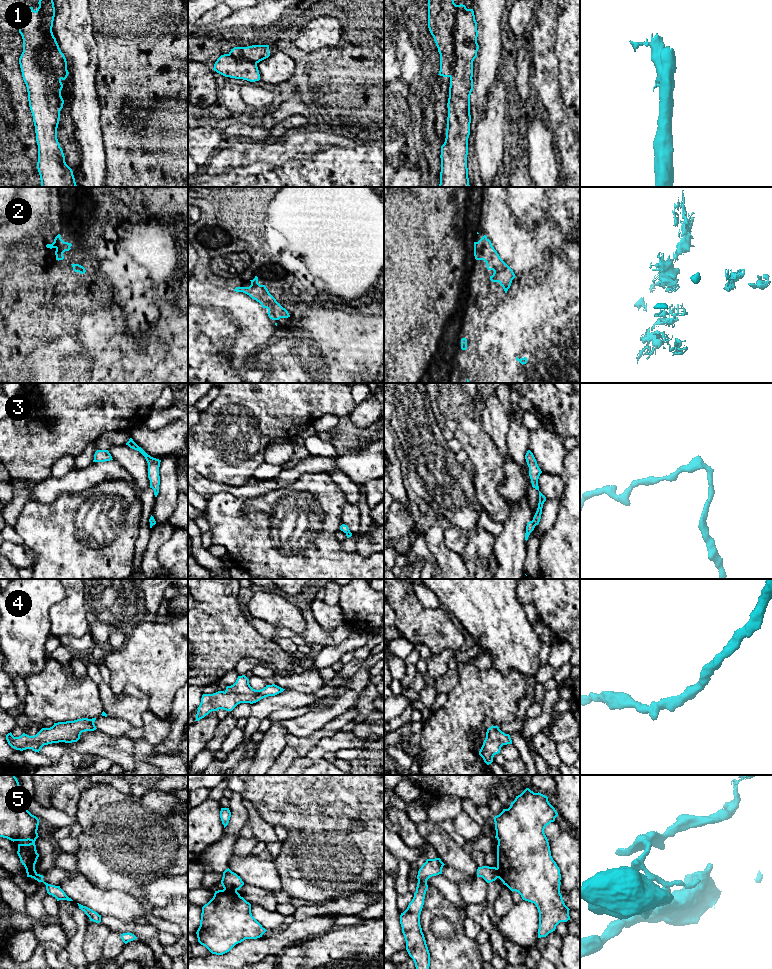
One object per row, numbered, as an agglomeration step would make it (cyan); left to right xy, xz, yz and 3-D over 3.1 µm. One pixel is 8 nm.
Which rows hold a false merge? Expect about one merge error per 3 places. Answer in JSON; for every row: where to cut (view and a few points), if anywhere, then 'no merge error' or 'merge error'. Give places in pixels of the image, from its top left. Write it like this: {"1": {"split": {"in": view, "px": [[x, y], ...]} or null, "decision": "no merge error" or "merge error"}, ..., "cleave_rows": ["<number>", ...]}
{"1": {"split": {"in": "xy", "px": [[39, 6], [48, 37], [38, 51], [38, 59], [60, 79]]}, "decision": "merge error"}, "2": {"split": {"in": "yz", "px": [[487, 239], [483, 251], [474, 254]]}, "decision": "merge error"}, "3": {"split": null, "decision": "no merge error"}, "4": {"split": null, "decision": "no merge error"}, "5": {"split": {"in": "xz", "px": [[224, 888], [236, 891]]}, "decision": "merge error"}, "cleave_rows": ["1", "2", "5"]}

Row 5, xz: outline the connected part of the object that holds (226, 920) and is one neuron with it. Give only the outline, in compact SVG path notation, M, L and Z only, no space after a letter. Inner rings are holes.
M236 890L215 891L213 898L202 907L200 926L196 932L198 942L212 954L223 955L245 939L257 939L267 930L252 916L251 904Z

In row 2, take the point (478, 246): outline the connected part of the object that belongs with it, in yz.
M484 235L478 242L474 242L474 254L482 254L487 236Z

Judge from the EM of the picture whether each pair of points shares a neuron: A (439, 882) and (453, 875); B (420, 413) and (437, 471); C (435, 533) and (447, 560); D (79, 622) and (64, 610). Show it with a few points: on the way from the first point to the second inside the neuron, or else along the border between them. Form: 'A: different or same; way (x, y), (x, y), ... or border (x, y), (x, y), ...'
A: different; border (442, 873), (457, 884)
B: same; way (420, 427), (421, 440), (428, 457)
C: same; way (435, 540), (435, 544), (441, 553)
D: same; way (75, 621), (68, 614)

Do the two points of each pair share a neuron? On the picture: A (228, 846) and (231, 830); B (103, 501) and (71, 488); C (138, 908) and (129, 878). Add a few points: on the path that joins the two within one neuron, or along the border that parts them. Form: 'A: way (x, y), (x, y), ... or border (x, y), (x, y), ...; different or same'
A: border (225, 834), (237, 838); different
B: border (102, 481), (81, 492), (61, 494), (58, 497); different
C: border (111, 889), (119, 889), (137, 895); different

